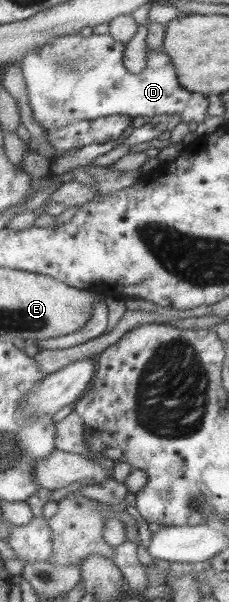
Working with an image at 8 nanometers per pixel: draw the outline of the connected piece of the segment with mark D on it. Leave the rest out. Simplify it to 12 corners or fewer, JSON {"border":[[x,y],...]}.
{"border":[[107,35],[51,37],[19,59],[31,117],[49,132],[123,114],[198,124],[163,50],[122,63]]}

